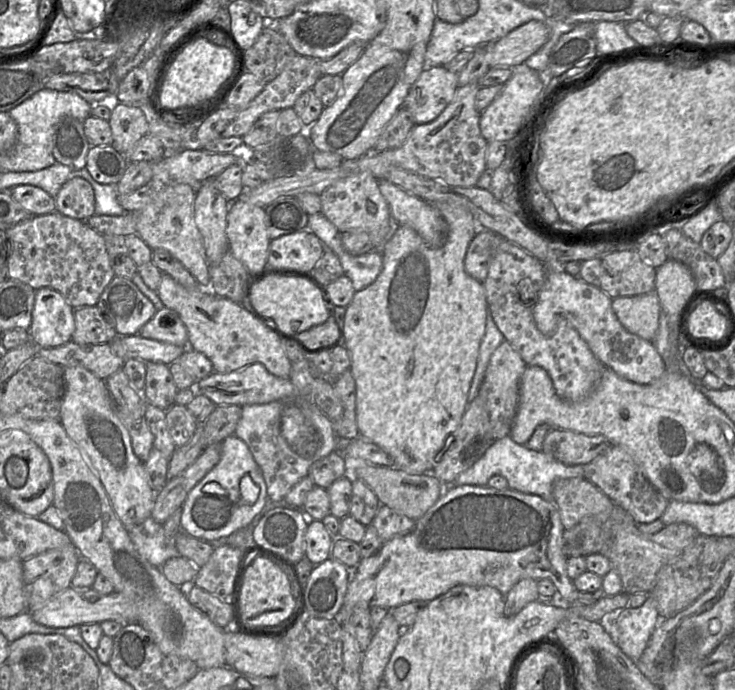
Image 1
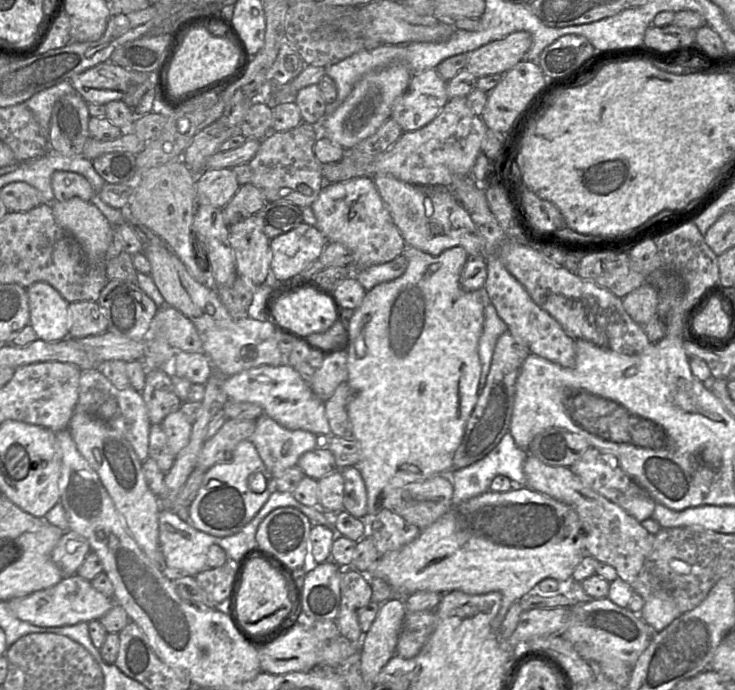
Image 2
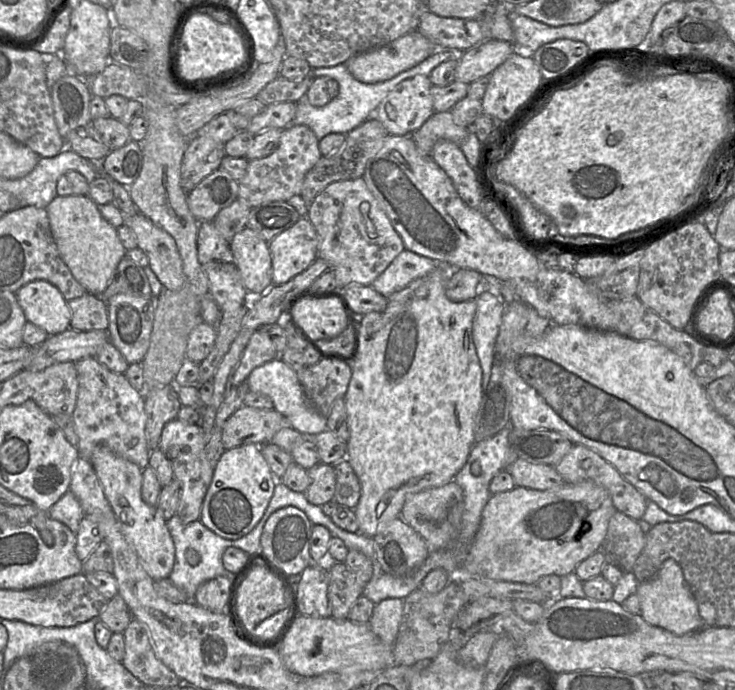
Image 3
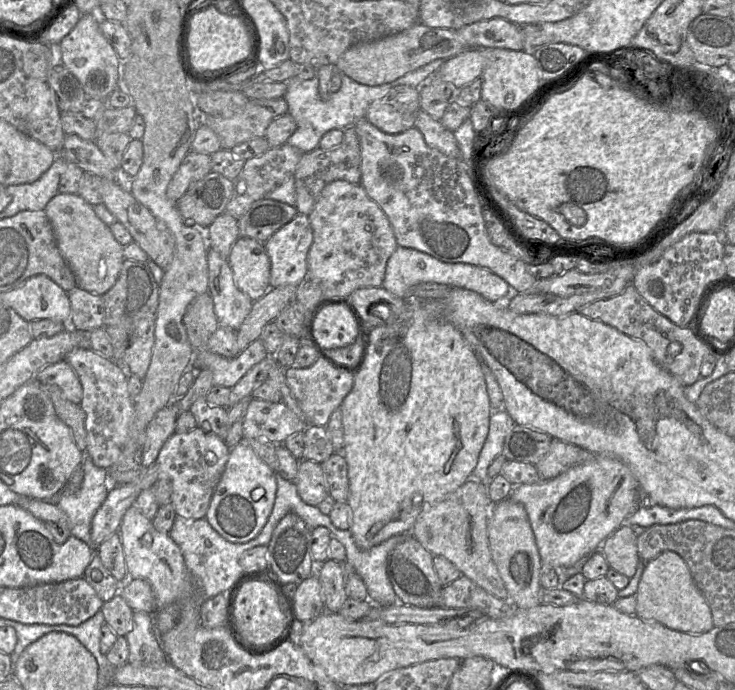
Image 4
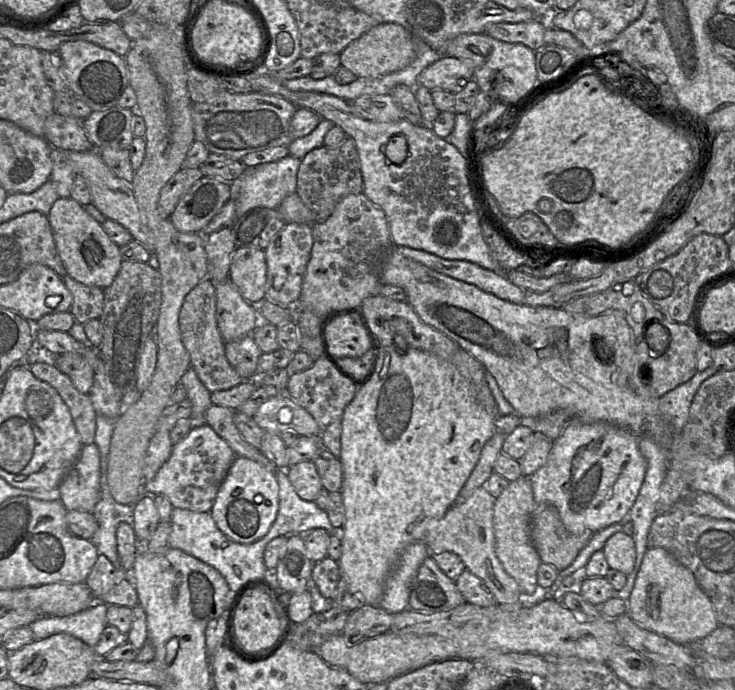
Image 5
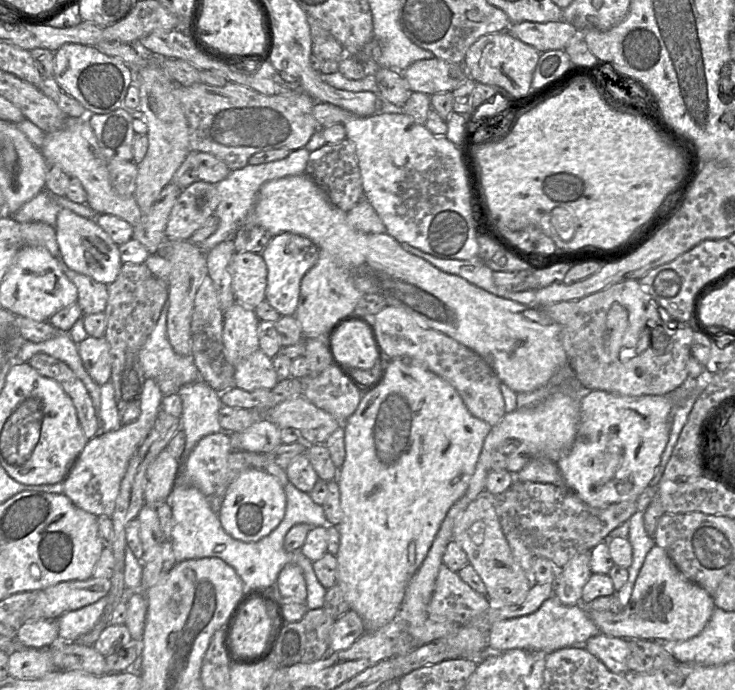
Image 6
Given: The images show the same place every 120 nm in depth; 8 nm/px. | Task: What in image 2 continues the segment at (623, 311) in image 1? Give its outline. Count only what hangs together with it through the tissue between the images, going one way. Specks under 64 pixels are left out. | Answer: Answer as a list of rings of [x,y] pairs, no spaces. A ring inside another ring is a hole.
[[[648,279],[640,287],[622,298],[622,304],[634,322],[645,325],[656,315],[658,304],[657,289]]]

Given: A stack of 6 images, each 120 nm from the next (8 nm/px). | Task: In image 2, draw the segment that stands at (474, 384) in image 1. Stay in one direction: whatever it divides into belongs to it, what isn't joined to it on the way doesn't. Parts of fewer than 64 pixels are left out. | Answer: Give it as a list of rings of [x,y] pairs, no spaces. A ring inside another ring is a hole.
[[[489,303],[484,309],[483,330],[478,344],[481,364],[481,375],[478,386],[479,394],[485,387],[496,343],[499,337],[506,331],[507,325],[497,314],[495,307]]]

